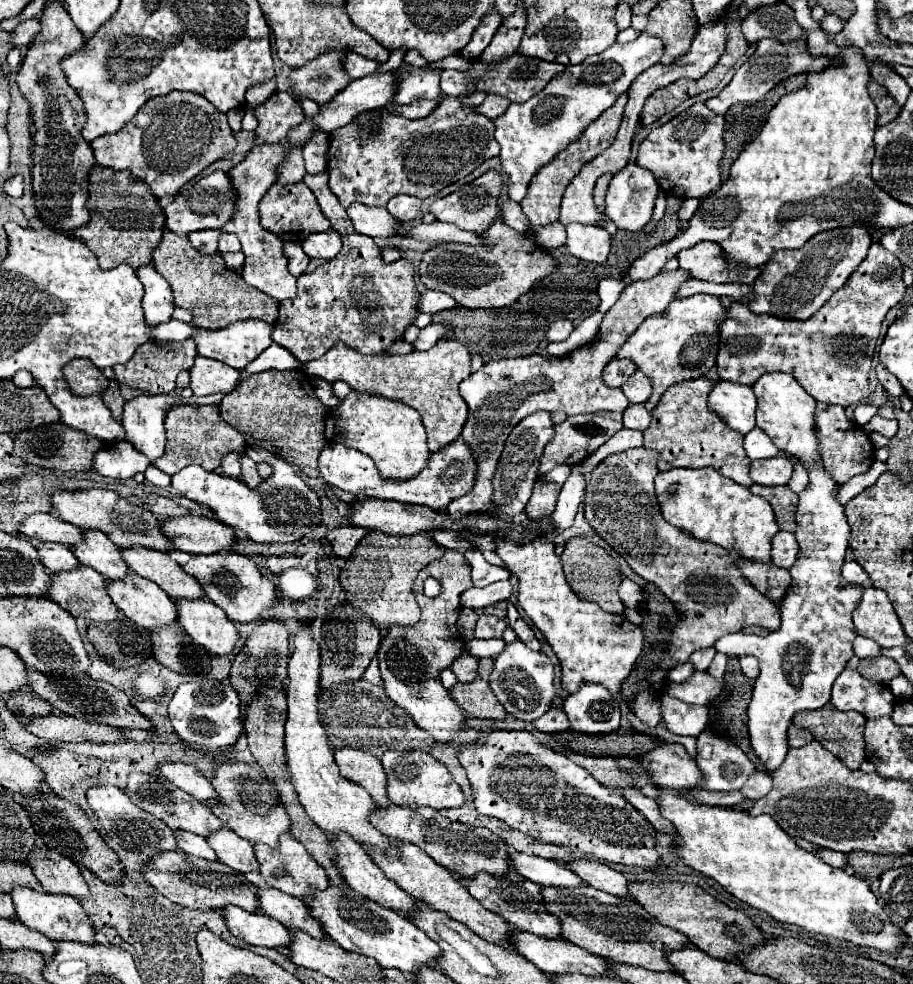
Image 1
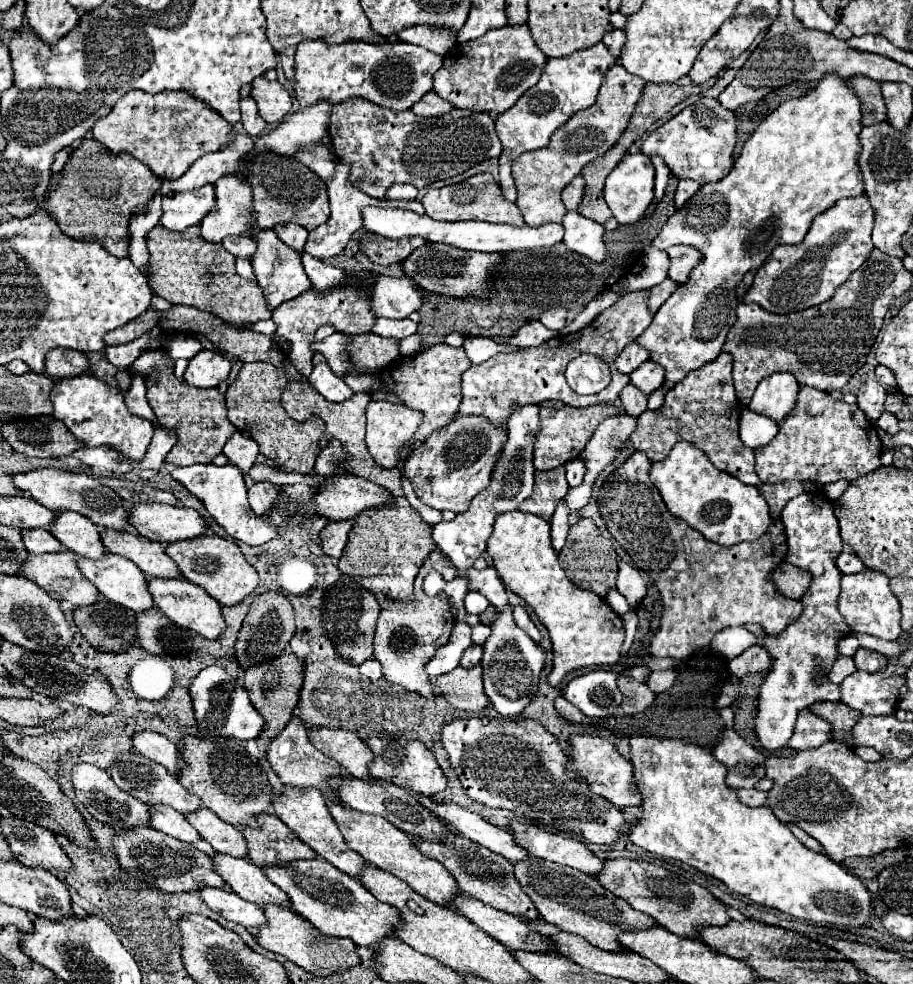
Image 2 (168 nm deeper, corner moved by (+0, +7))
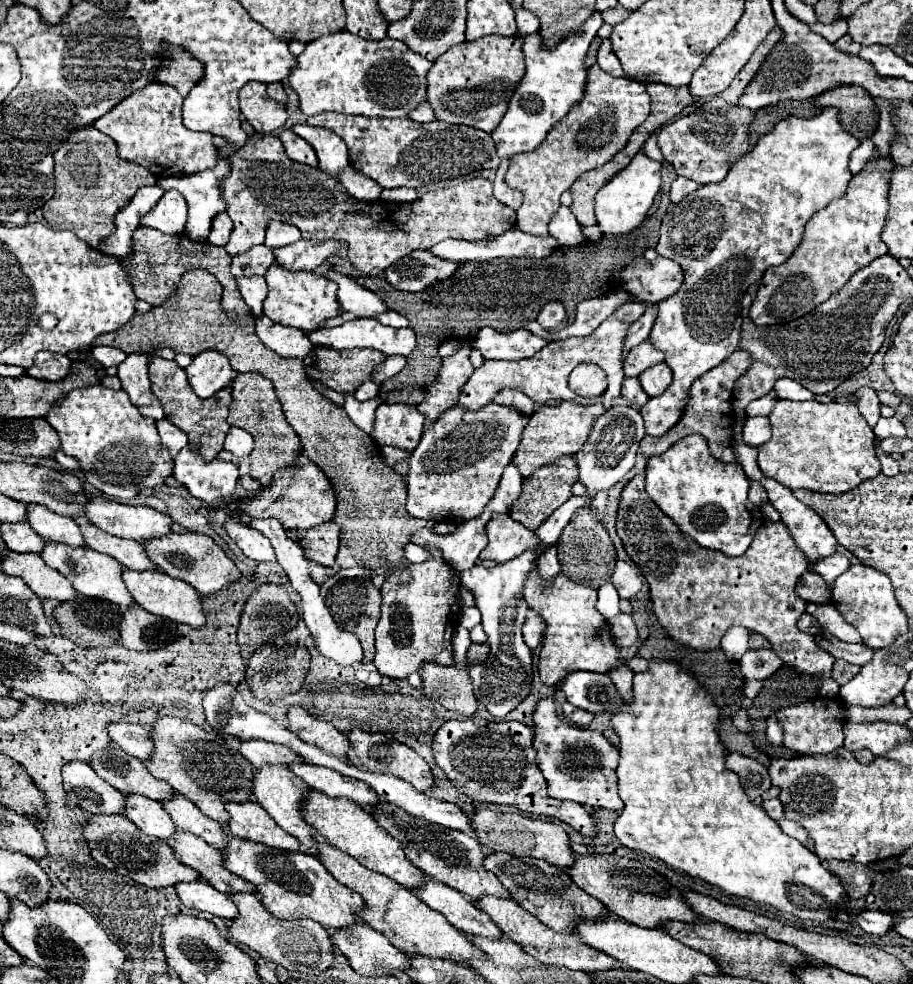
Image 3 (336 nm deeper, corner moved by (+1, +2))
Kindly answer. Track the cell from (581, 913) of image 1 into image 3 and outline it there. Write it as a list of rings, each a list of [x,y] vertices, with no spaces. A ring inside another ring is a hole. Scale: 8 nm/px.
[[[497,852],[485,858],[485,868],[491,870],[501,884],[513,894],[513,900],[529,914],[537,916],[543,924],[559,932],[575,932],[575,918],[605,918],[609,910],[585,890],[579,890],[567,870],[535,858],[517,858],[505,852]]]

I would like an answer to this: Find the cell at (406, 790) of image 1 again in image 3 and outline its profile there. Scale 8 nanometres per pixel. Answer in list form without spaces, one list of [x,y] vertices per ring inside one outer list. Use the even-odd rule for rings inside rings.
[[[351,730],[349,742],[353,744],[349,760],[359,770],[379,772],[379,774],[393,774],[401,780],[407,780],[419,792],[427,792],[435,784],[435,778],[433,778],[433,772],[431,772],[429,764],[415,750],[411,750],[409,746],[405,746],[405,744],[393,740],[393,738],[387,738],[385,734],[369,734],[369,732],[363,732],[363,730]]]

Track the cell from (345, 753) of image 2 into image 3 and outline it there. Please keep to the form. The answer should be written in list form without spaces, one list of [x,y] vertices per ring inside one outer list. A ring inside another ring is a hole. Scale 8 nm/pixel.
[[[293,706],[289,710],[287,718],[289,718],[289,730],[295,732],[303,742],[307,742],[311,746],[319,746],[319,748],[327,750],[329,754],[335,754],[335,756],[347,760],[347,754],[351,752],[351,742],[335,726],[313,718],[301,706]]]

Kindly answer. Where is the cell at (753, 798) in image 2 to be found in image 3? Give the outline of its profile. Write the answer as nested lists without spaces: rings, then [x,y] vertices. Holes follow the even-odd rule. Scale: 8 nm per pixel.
[[[771,798],[771,800],[765,800],[763,804],[763,810],[773,818],[773,820],[779,820],[779,818],[783,818],[783,806],[781,806],[781,802],[779,802],[779,798]]]

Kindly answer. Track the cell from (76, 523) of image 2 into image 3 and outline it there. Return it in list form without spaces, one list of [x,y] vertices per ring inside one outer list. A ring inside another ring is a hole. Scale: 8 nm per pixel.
[[[39,504],[27,506],[27,518],[29,518],[31,528],[45,540],[61,542],[67,546],[83,546],[85,544],[79,524],[73,518],[59,516]]]

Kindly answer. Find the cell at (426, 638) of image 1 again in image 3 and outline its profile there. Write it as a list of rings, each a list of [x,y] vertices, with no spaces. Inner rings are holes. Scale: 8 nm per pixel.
[[[433,552],[433,560],[423,564],[409,564],[411,584],[401,584],[397,574],[387,576],[381,594],[381,618],[375,630],[375,668],[379,674],[405,680],[407,674],[413,674],[423,668],[427,662],[435,664],[453,664],[451,640],[457,628],[459,616],[459,596],[455,580],[449,574],[447,564],[439,552]]]

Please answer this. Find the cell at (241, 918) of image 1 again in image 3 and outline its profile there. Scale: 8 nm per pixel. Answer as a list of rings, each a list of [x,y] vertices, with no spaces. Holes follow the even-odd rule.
[[[199,880],[197,882],[181,882],[179,886],[175,886],[175,890],[179,894],[179,900],[187,908],[209,912],[209,914],[225,918],[225,920],[235,920],[235,916],[239,916],[235,902],[231,902],[229,896],[215,890],[207,882],[199,882]]]

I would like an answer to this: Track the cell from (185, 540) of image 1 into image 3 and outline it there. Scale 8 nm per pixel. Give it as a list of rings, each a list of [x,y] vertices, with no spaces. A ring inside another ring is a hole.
[[[93,498],[85,506],[85,514],[87,520],[93,522],[97,528],[119,538],[139,540],[141,544],[173,530],[171,516],[149,506],[131,506],[113,500]]]

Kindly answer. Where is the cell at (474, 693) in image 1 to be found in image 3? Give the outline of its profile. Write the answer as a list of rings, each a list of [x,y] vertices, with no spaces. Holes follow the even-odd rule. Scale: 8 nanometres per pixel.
[[[427,664],[421,668],[421,678],[423,692],[435,702],[441,702],[445,708],[463,716],[473,716],[477,710],[473,684],[465,668]]]

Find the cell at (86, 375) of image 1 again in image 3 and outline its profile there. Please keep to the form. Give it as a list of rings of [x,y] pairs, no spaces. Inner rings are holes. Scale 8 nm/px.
[[[39,352],[35,356],[35,364],[27,368],[27,374],[41,380],[63,380],[71,372],[71,360],[65,354],[55,352]]]

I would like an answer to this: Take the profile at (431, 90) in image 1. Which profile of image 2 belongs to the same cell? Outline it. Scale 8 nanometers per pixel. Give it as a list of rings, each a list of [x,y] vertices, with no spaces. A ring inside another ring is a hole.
[[[302,41],[298,45],[298,53],[296,53],[292,89],[302,107],[314,105],[318,101],[336,105],[350,97],[362,97],[374,105],[388,107],[392,111],[404,111],[404,109],[410,109],[414,103],[418,103],[424,93],[432,91],[432,77],[440,69],[440,65],[442,65],[440,55],[436,55],[424,47],[402,43],[402,41],[396,41],[396,43],[346,41],[340,45],[328,45],[324,41]]]

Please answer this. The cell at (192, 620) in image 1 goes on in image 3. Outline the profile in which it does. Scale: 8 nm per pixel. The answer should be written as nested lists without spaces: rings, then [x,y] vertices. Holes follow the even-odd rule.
[[[123,570],[123,580],[125,580],[127,590],[135,598],[135,602],[139,606],[143,606],[147,612],[151,612],[155,616],[169,618],[169,620],[173,620],[177,624],[187,624],[187,626],[193,626],[193,628],[203,626],[205,614],[203,614],[203,608],[201,608],[201,596],[187,582],[171,578],[171,576],[167,576],[163,572],[157,572],[157,570],[155,572]]]

